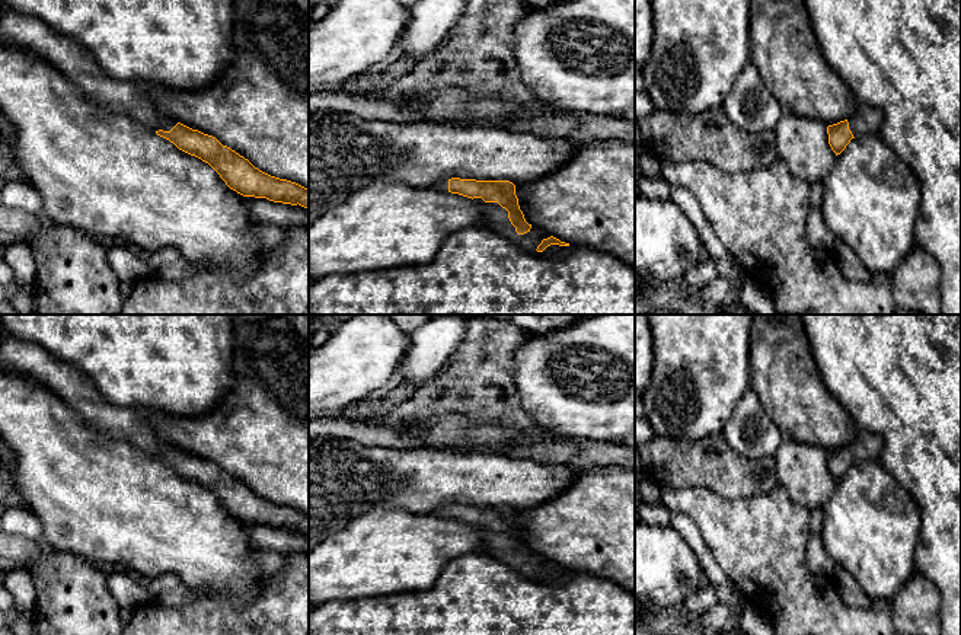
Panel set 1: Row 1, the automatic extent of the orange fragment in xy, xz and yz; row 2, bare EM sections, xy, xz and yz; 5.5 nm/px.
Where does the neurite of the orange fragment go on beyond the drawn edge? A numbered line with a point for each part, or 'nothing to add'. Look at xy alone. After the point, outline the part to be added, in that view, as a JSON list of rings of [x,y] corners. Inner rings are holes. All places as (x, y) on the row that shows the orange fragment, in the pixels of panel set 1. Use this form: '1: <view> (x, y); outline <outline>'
1: xy (125, 98); outline [[[4,6],[0,13],[0,42],[20,47],[55,67],[112,114],[131,118],[153,131],[170,131],[178,124],[156,106],[141,82],[111,77],[87,50],[33,16]]]

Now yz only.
1: yz (867, 120); outline [[[858,102],[855,112],[847,122],[853,137],[862,137],[866,134],[879,134],[884,117],[882,111],[878,108]]]

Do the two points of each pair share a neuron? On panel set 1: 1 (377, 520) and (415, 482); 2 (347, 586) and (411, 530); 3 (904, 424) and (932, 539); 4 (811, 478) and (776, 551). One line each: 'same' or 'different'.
1: different
2: same
3: same
4: different

